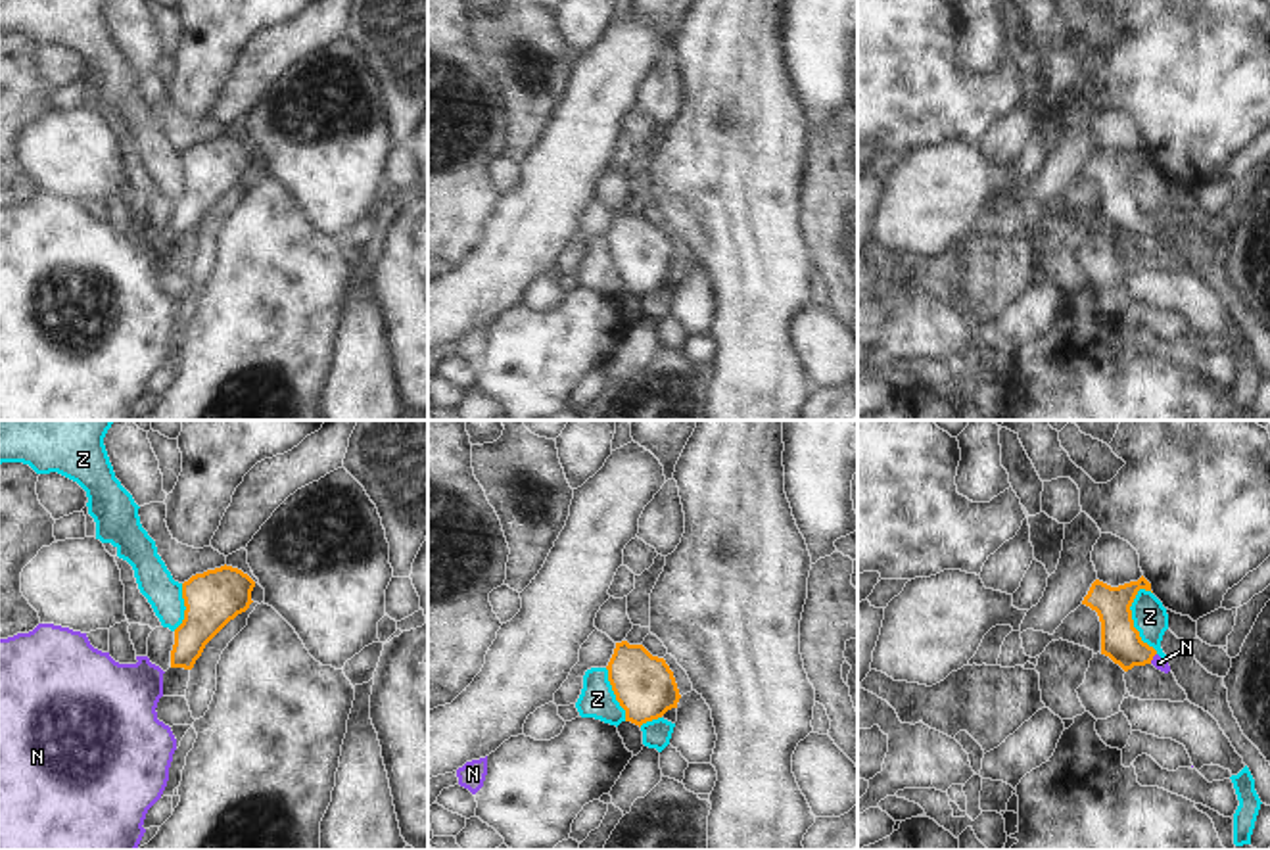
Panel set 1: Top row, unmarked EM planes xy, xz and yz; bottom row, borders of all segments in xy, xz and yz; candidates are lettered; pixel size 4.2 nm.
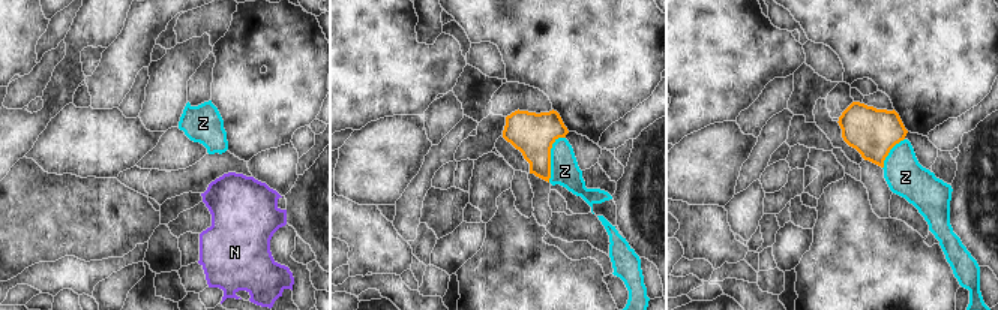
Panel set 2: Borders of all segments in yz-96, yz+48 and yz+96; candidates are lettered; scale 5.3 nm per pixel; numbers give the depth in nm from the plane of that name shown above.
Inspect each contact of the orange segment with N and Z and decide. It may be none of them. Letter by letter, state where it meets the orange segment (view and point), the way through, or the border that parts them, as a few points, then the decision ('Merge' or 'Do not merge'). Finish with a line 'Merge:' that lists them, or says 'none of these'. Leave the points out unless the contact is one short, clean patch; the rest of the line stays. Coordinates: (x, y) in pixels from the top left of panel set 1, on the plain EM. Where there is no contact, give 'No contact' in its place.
N: Touches orange at yz (1152, 229). Path across: yz (1121, 212), (1130, 221), (1152, 229), (1159, 233). Merge
Z: Touches orange at yz (1132, 192). Do not merge
Merge: N.

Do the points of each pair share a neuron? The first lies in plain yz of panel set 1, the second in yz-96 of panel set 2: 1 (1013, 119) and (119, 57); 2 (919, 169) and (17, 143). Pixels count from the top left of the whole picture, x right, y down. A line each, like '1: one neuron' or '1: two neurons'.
1: one neuron
2: two neurons

